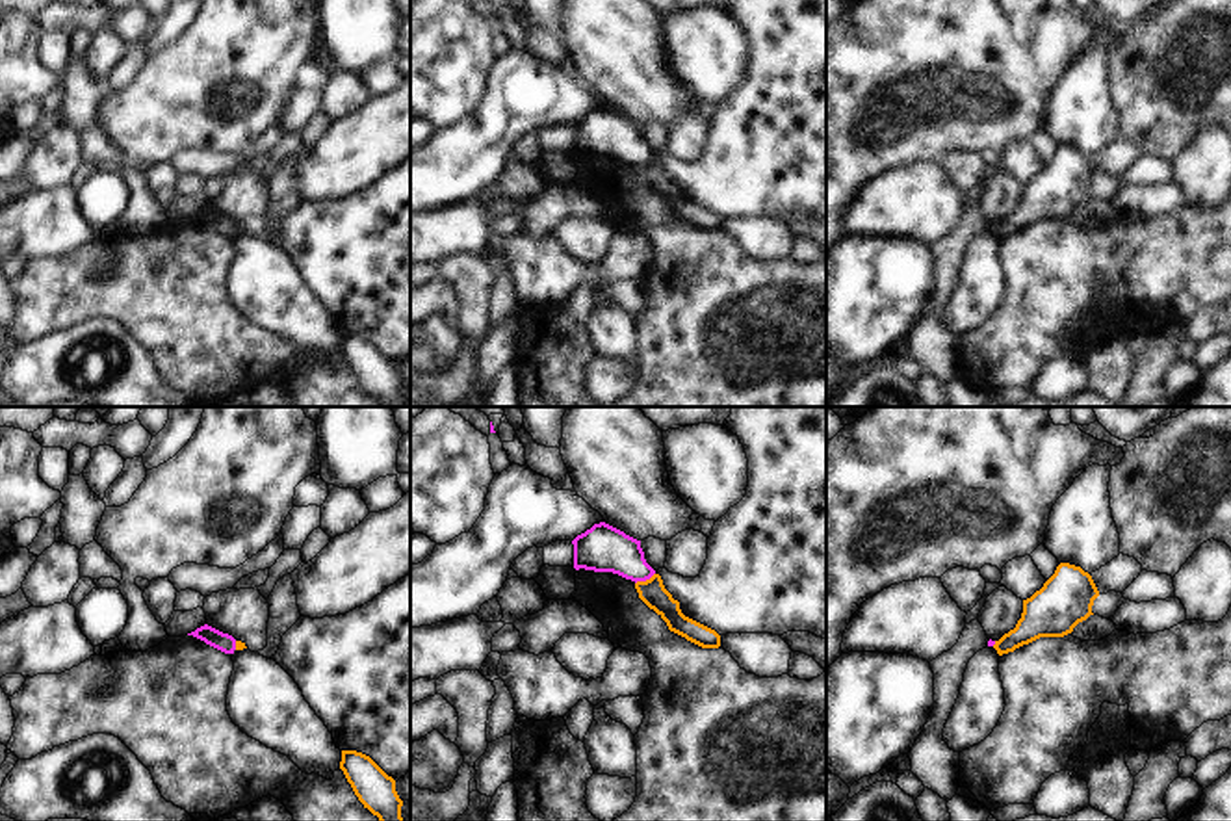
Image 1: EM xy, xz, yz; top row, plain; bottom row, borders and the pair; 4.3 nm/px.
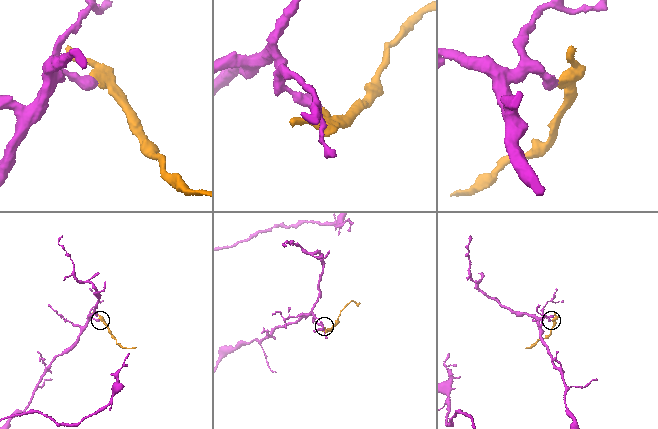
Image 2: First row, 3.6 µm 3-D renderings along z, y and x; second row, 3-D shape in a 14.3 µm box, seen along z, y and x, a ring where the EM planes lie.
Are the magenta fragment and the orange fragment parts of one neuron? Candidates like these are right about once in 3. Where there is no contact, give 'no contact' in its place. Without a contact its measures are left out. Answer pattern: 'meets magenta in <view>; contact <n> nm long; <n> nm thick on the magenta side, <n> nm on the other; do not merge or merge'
meets magenta in xz; contact 100 nm long; 200 nm thick on the magenta side, 120 nm on the other; do not merge

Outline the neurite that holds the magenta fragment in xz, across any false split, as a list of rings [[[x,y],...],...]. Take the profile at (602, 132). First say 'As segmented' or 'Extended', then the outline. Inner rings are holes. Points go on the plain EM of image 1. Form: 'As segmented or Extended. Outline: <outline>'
As segmented. Outline: [[[600,106],[574,124],[574,152],[613,156],[631,165],[646,165],[655,154],[646,147],[641,124]]]

